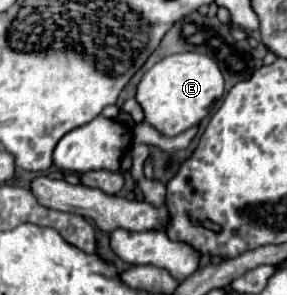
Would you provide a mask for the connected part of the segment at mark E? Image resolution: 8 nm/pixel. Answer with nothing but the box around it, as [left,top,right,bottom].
[137,51,225,137]

